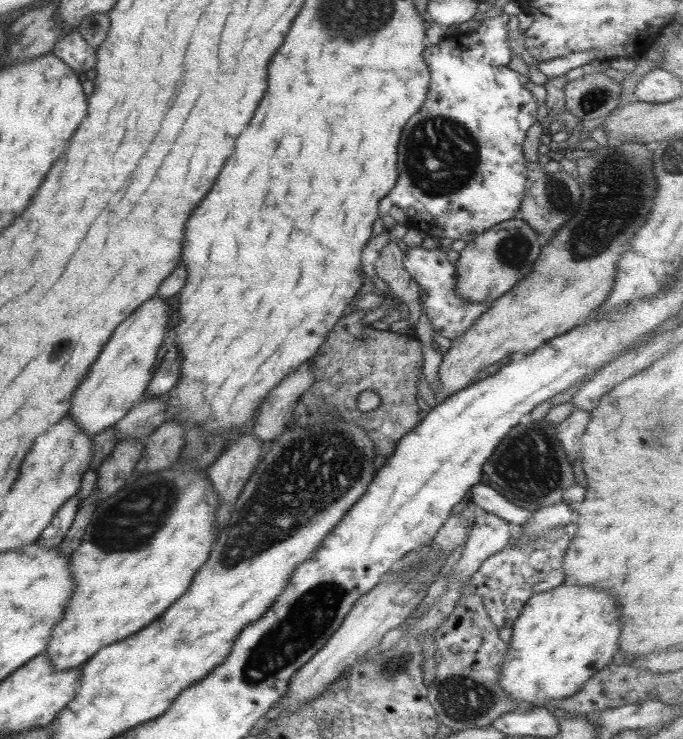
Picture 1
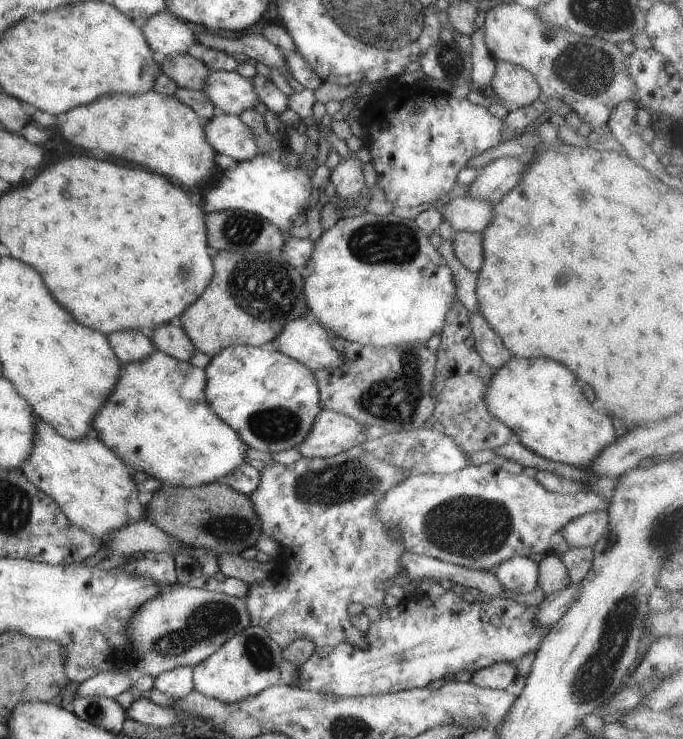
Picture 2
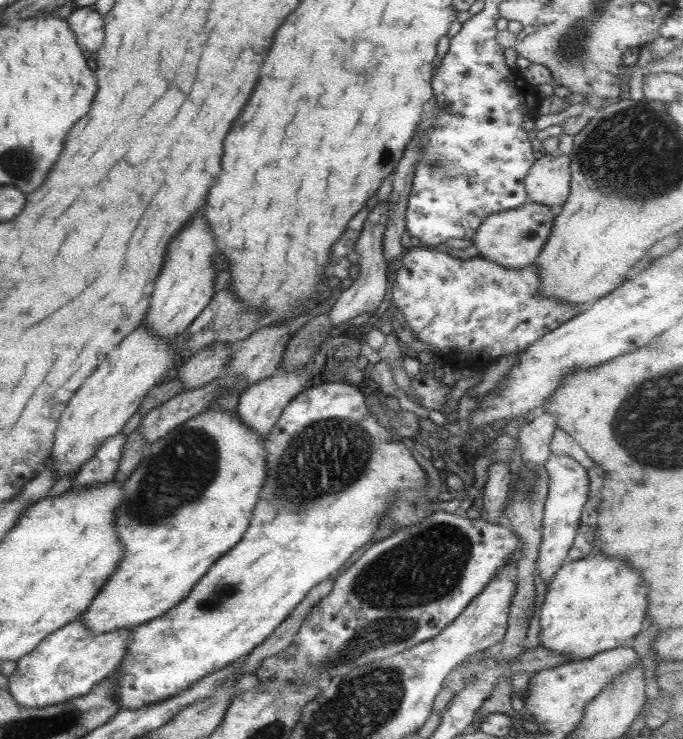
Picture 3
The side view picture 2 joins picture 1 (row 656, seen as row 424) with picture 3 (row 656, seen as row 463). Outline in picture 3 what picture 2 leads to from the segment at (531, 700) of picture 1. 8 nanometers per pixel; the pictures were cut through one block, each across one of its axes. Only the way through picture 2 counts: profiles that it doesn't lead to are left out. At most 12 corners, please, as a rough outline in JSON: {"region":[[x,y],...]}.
{"region":[[603,554],[563,563],[538,646],[567,662],[629,644],[647,584]]}

